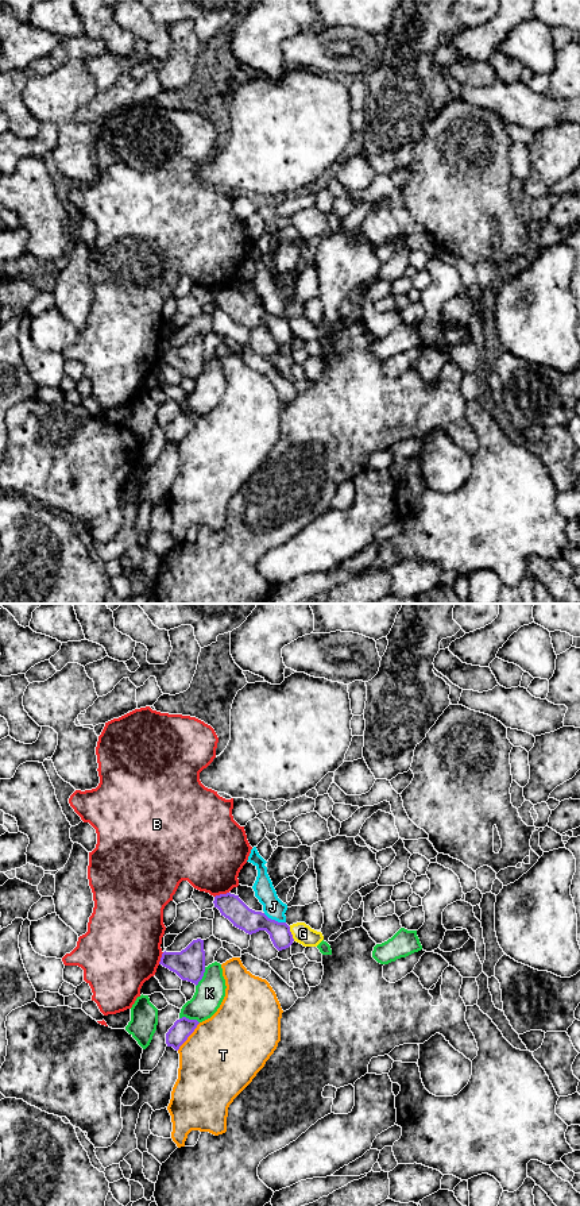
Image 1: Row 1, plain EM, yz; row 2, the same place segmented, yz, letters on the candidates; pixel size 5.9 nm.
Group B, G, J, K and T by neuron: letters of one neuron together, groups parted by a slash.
B / G J / K / T

